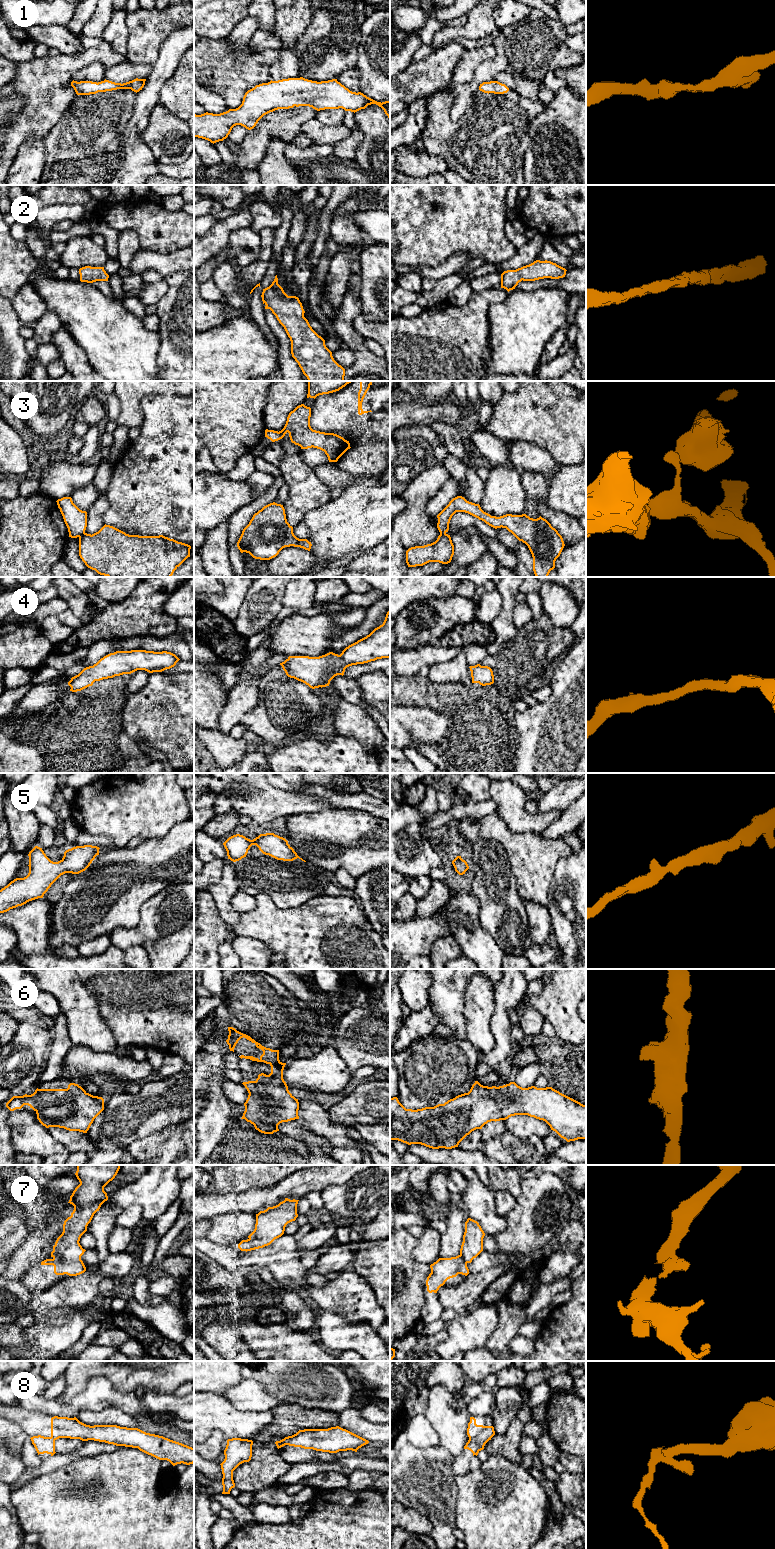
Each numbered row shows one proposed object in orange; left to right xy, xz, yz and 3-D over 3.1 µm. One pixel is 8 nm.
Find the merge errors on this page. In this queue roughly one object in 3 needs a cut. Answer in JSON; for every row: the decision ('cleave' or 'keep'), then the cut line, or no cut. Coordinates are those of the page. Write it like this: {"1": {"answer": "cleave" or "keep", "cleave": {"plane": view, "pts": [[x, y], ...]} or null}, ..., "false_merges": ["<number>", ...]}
{"1": {"answer": "keep", "cleave": null}, "2": {"answer": "keep", "cleave": null}, "3": {"answer": "cleave", "cleave": {"plane": "xz", "pts": [[279, 431], [278, 439]]}}, "4": {"answer": "keep", "cleave": null}, "5": {"answer": "keep", "cleave": null}, "6": {"answer": "keep", "cleave": null}, "7": {"answer": "keep", "cleave": null}, "8": {"answer": "cleave", "cleave": {"plane": "yz", "pts": [[485, 1426], [474, 1437], [469, 1439]]}}, "false_merges": ["3", "8"]}

